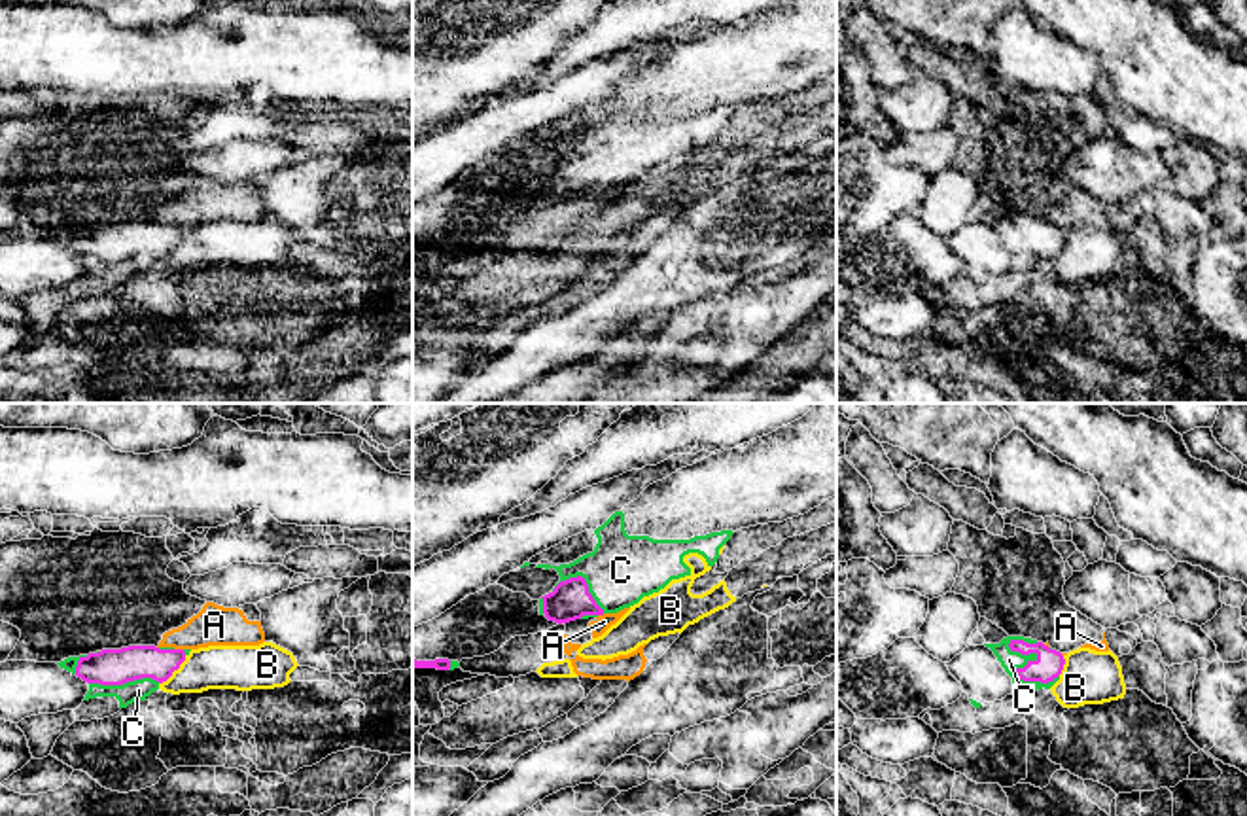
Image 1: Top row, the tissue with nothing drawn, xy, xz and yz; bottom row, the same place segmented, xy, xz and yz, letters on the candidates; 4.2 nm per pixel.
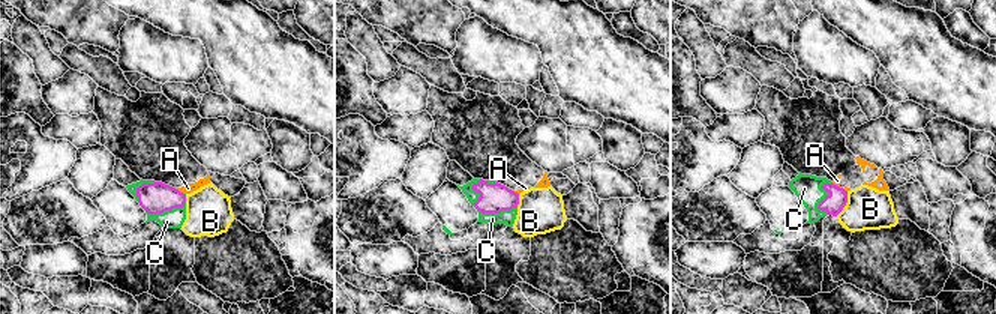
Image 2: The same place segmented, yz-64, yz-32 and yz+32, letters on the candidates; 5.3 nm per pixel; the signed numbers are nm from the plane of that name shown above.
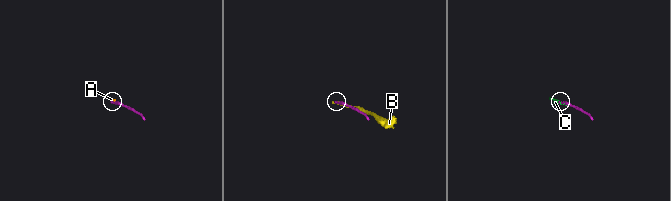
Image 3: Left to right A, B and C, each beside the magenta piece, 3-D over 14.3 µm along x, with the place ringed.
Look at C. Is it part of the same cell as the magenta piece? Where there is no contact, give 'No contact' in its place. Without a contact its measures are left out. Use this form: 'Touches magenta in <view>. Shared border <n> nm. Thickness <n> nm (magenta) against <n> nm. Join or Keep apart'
Touches magenta in yz. Shared border 260 nm. Thickness 120 nm (magenta) against 80 nm. Join

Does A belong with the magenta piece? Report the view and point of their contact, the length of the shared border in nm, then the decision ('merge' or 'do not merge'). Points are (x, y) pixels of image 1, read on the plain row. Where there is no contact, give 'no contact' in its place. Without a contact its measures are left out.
meets magenta in xy at (178, 226); contact 40 nm long; do not merge

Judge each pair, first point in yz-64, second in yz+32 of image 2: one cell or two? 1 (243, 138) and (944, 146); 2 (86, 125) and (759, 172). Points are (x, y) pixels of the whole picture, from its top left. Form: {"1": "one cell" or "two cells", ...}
{"1": "two cells", "2": "two cells"}

